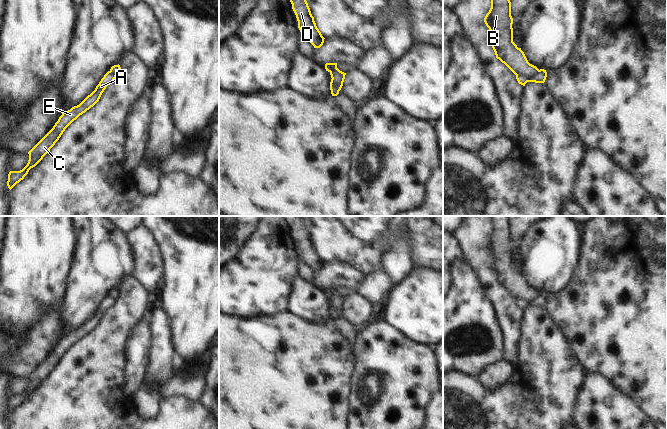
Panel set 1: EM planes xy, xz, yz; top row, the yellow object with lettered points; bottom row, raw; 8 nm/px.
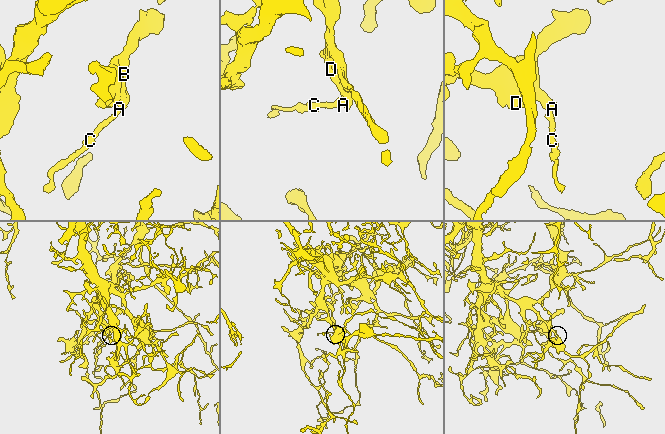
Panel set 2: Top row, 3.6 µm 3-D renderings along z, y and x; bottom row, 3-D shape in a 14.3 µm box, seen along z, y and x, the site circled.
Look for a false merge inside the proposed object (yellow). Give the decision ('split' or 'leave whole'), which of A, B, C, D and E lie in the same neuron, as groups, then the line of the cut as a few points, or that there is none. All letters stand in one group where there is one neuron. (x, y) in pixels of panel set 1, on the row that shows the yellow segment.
split; groups A C E / B D; cut yz (539, 70), (529, 77), (524, 77), (520, 73), (516, 75)

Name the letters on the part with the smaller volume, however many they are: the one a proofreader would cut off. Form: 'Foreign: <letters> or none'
Foreign: A, C, E

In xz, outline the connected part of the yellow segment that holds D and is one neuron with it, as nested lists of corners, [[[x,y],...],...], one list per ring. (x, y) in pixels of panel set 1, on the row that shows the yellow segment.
[[[290,0],[290,2],[296,15],[301,35],[309,41],[314,48],[320,48],[323,45],[325,38],[316,26],[307,1]]]

